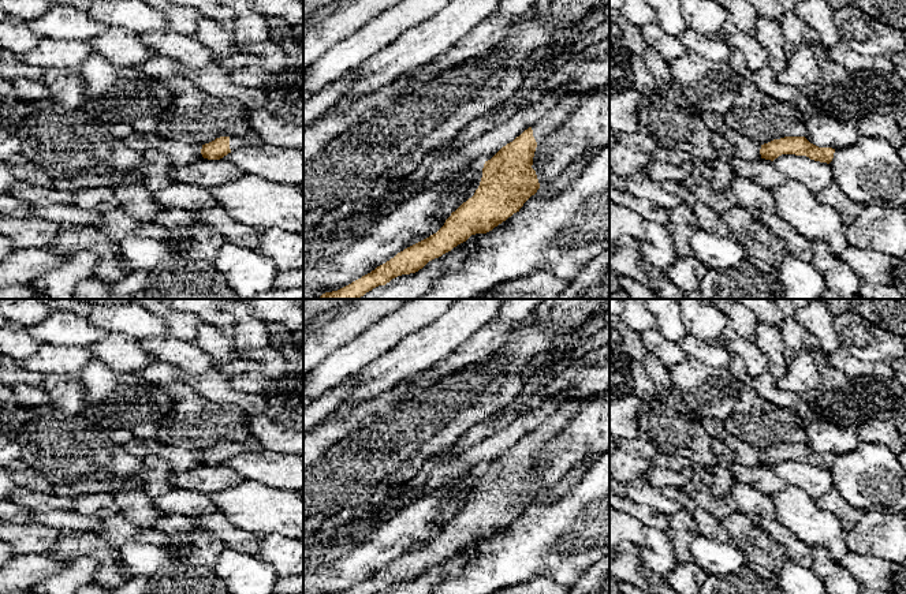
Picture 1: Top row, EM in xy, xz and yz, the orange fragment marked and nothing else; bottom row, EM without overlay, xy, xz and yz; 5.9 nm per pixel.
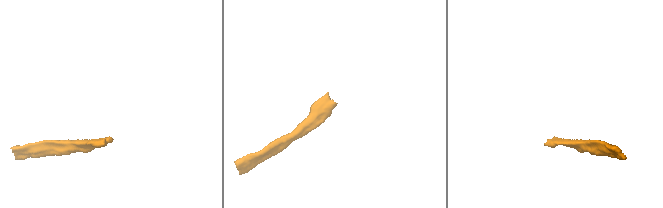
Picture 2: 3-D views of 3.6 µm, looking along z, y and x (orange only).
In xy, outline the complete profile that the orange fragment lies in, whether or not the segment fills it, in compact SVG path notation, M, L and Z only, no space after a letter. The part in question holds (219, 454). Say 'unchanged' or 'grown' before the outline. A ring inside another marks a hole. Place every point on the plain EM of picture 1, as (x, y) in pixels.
grown | M249 437L241 442L220 442L215 447L202 451L201 460L208 466L220 466L231 457L235 457L247 451L264 449L258 440Z

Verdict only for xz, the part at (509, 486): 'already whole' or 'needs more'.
needs more

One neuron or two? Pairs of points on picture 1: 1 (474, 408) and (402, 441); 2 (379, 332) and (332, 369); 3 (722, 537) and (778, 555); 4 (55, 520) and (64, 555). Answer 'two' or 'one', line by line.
1: one
2: one
3: two
4: two

